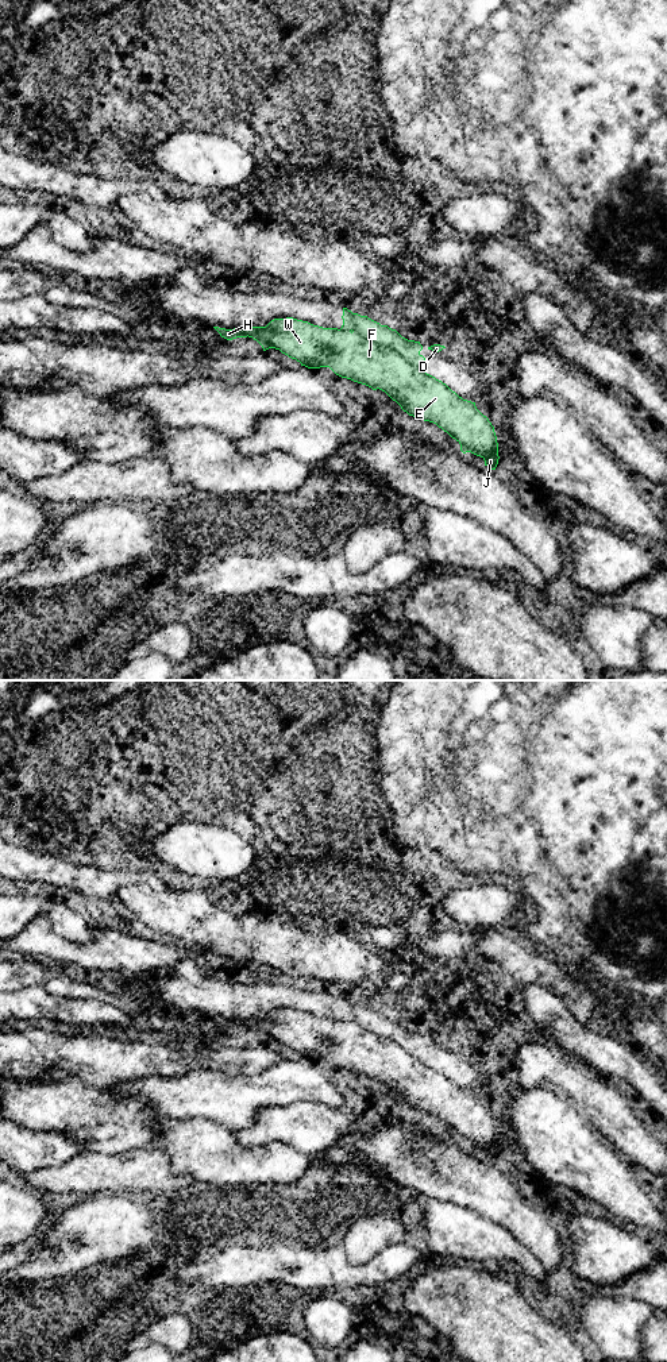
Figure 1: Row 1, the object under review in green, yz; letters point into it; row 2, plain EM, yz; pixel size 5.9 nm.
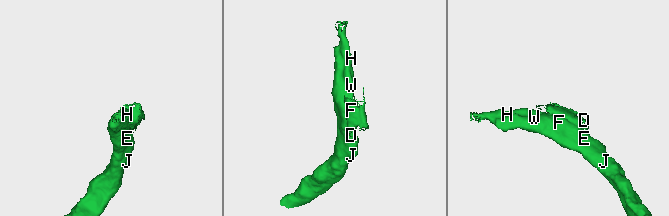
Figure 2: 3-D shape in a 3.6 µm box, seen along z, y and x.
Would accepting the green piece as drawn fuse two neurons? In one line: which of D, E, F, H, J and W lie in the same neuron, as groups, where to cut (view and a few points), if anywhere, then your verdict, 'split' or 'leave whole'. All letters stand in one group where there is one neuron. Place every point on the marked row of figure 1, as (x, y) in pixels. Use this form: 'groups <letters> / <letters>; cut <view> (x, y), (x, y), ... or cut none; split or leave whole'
groups D / E F H J W; cut yz (353, 330), (392, 347), (425, 374); split

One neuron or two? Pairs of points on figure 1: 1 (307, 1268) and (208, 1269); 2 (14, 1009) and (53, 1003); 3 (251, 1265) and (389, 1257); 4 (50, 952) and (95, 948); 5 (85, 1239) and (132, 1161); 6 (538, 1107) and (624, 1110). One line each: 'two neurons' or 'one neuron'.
1: one neuron
2: one neuron
3: one neuron
4: one neuron
5: two neurons
6: two neurons

